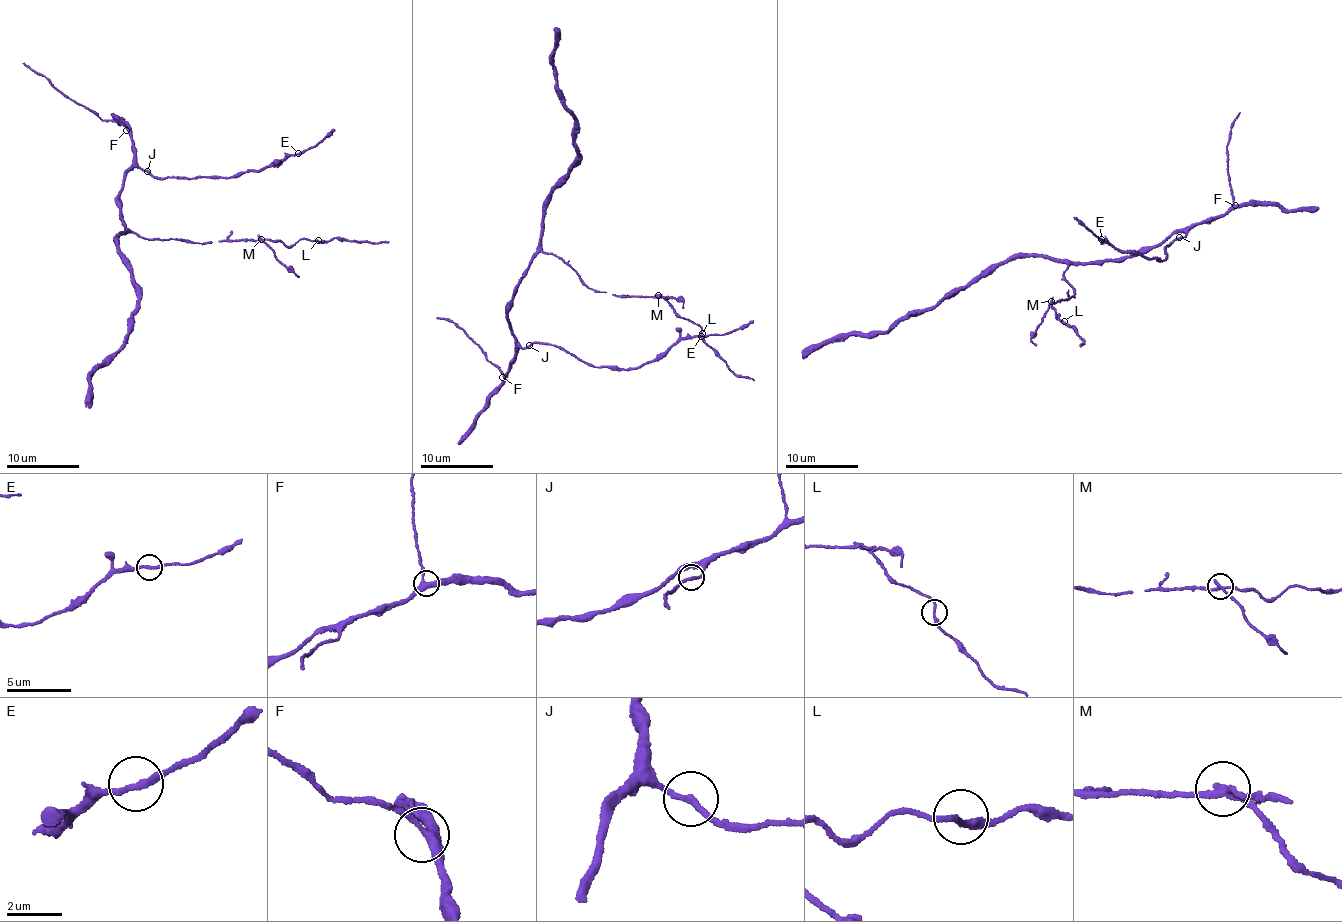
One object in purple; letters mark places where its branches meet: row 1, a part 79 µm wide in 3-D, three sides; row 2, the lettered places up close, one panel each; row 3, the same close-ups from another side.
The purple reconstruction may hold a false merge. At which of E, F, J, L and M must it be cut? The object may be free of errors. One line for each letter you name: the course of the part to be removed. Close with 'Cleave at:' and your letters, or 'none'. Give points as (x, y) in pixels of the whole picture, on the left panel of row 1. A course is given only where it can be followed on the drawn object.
M: (261, 238), (279, 261), (300, 277)
Cleave at: M

